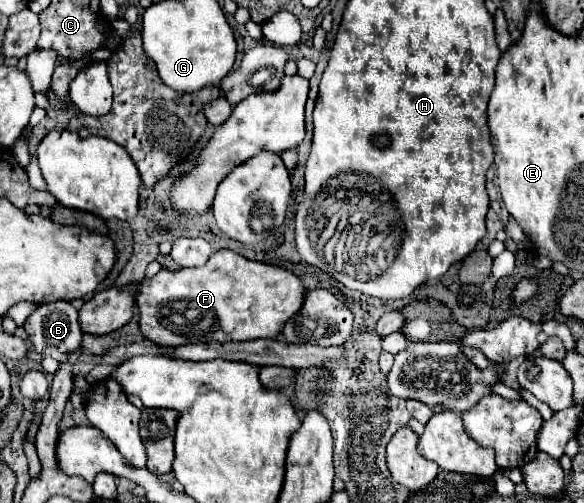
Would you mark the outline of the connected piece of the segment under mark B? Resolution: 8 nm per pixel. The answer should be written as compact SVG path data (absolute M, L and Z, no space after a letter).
M51 302L39 306L23 324L35 352L51 356L57 362L65 360L65 354L81 346L81 328L77 310L69 302Z

